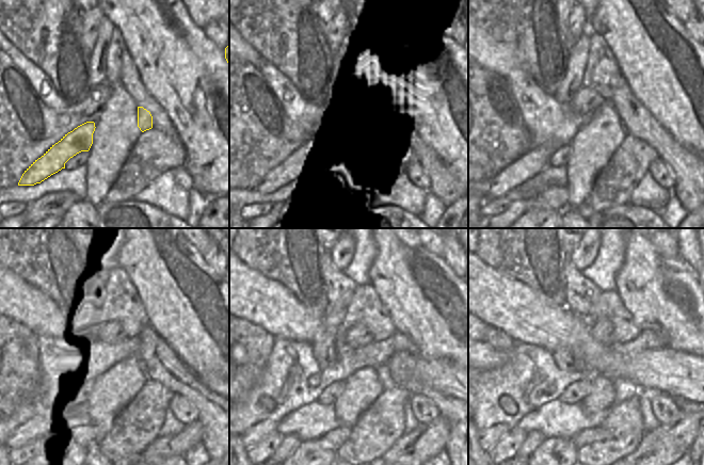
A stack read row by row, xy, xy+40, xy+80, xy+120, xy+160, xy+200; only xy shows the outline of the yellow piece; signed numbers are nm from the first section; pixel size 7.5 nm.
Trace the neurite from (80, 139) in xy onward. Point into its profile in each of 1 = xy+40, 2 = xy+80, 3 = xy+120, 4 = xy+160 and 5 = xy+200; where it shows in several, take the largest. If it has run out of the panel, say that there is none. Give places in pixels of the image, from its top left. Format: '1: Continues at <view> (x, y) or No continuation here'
1: Continues at xy+40 (293, 161)
2: Continues at xy+80 (533, 161)
3: Continues at xy+120 (31, 416)
4: Continues at xy+160 (259, 431)
5: Continues at xy+200 (490, 436)

